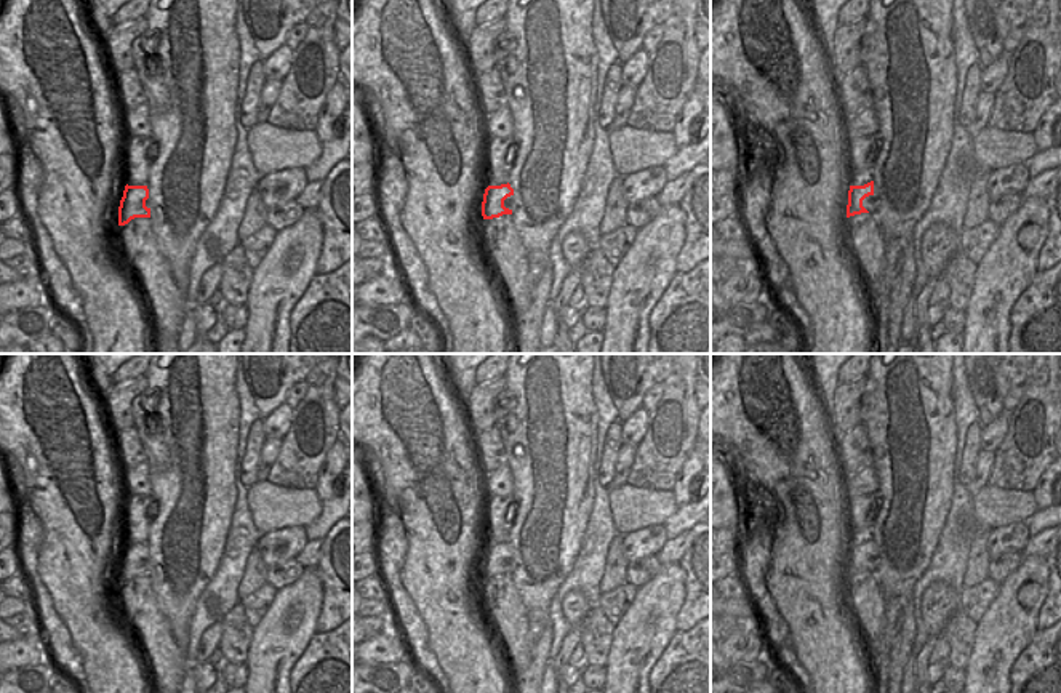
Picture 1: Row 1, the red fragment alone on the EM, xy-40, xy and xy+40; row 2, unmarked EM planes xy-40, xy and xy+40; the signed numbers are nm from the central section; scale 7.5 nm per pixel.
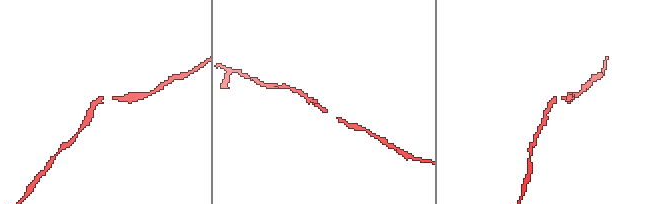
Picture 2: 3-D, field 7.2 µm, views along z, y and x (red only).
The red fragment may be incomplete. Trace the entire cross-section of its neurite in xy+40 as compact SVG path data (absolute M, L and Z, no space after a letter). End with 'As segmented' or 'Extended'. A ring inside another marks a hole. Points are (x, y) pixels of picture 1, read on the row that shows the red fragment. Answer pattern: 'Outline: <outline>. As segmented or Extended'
Outline: M874 181L864 184L864 186L850 186L847 218L855 216L855 214L861 214L861 213L869 213L863 206L863 200L869 195L874 195Z. As segmented.

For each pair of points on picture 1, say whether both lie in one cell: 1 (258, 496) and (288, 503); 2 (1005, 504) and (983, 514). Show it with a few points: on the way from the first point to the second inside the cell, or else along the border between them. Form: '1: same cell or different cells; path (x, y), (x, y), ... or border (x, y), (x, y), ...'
1: same cell; path (266, 501), (280, 503)
2: same cell; path (1000, 508), (988, 511)

